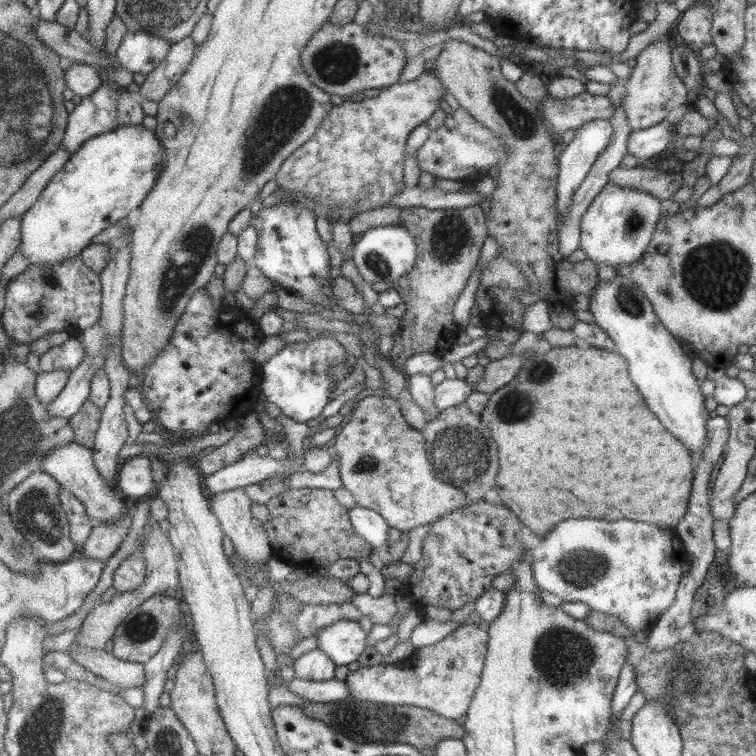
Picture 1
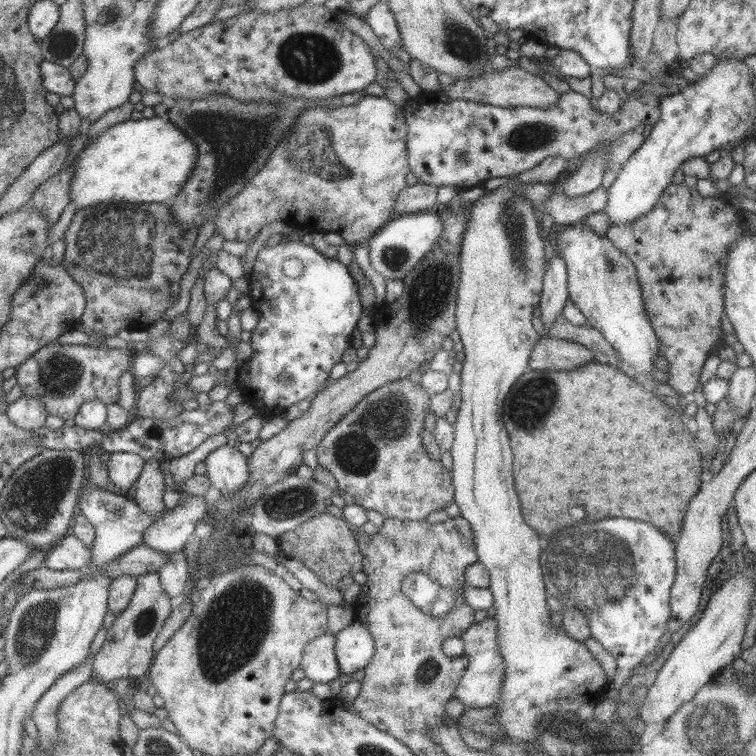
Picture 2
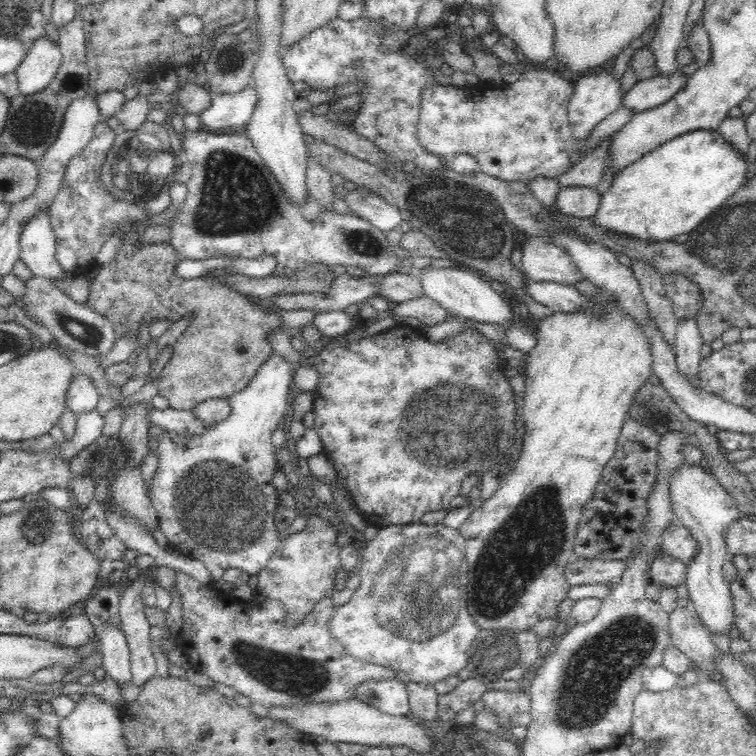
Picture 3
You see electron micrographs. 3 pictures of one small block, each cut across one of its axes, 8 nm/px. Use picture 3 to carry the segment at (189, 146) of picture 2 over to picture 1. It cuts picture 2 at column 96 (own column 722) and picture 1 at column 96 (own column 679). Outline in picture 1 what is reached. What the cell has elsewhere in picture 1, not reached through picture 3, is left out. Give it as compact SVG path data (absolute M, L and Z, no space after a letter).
M144 124L121 125L112 132L89 138L76 152L71 153L68 162L50 179L38 200L21 216L18 252L28 259L30 265L38 267L48 267L79 256L96 234L112 223L116 224L142 204L158 182L164 163L166 156L158 136Z

